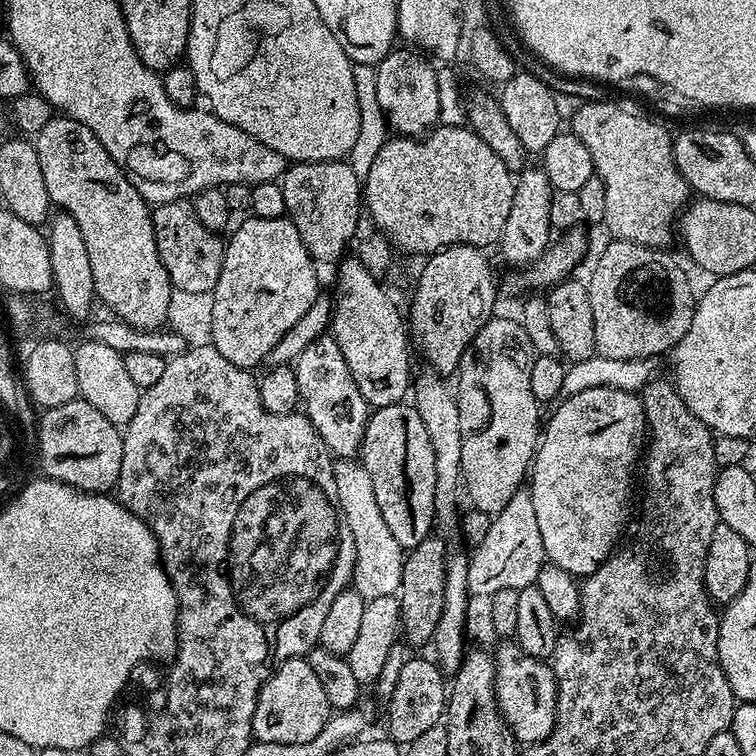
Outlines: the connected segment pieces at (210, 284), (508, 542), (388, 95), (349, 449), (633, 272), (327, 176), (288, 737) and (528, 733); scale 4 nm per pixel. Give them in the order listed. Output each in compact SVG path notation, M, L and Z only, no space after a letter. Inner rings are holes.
M188 200L155 205L150 215L158 254L162 258L162 266L166 266L173 289L191 294L206 294L215 290L218 274L222 274L225 241L205 230Z
M521 488L493 517L486 538L471 553L467 568L468 593L475 599L487 599L499 590L520 591L533 587L545 563L545 547L542 546L542 534L535 517L533 496L529 489Z
M396 46L375 65L378 103L393 133L420 138L440 124L439 84L442 80L436 76L431 63L427 55L411 47Z
M325 334L310 342L306 350L302 350L300 357L294 362L298 394L302 401L302 411L314 430L320 436L320 441L333 457L355 457L360 450L360 443L364 441L364 431L368 425L370 405L366 398L362 398L362 390L354 382L350 374L350 366L346 366L346 358L342 358L342 350L338 350L338 342L330 334Z
M615 238L600 252L596 269L586 283L590 290L590 306L594 310L594 342L599 355L623 360L652 360L671 353L675 344L682 339L696 313L697 293L692 293L692 284L684 273L684 268L667 251L647 248L645 244L635 244Z
M301 160L289 163L278 183L282 190L282 198L286 202L287 219L294 222L294 230L298 230L298 235L312 259L321 265L332 263L335 265L347 253L344 251L347 250L348 243L358 236L362 219L361 177L356 176L354 170L344 160Z
M297 658L282 662L279 668L269 676L267 682L260 687L258 700L254 706L252 735L262 742L278 742L279 744L301 744L318 738L318 734L326 726L330 709L326 702L326 693L322 690L322 682L318 682L318 674L310 670L307 659Z
M504 642L500 649L495 649L496 662L496 705L508 723L508 729L521 745L531 746L542 742L554 730L556 725L556 675L545 661L534 658L520 649L515 642Z

